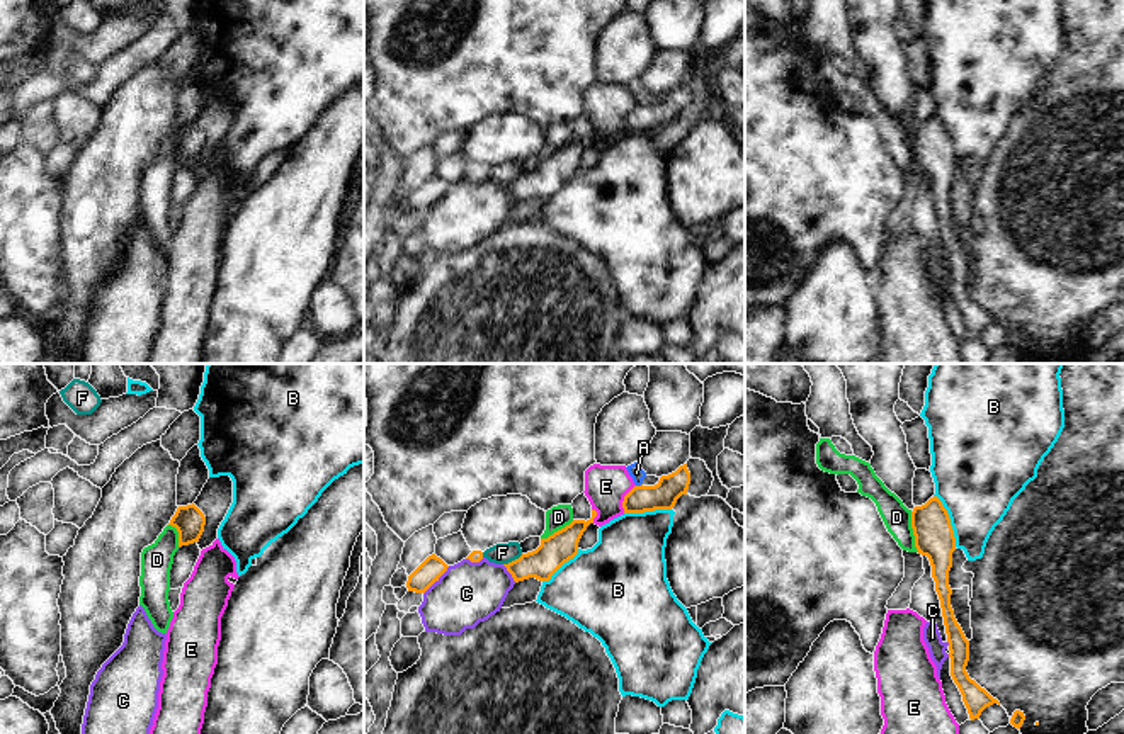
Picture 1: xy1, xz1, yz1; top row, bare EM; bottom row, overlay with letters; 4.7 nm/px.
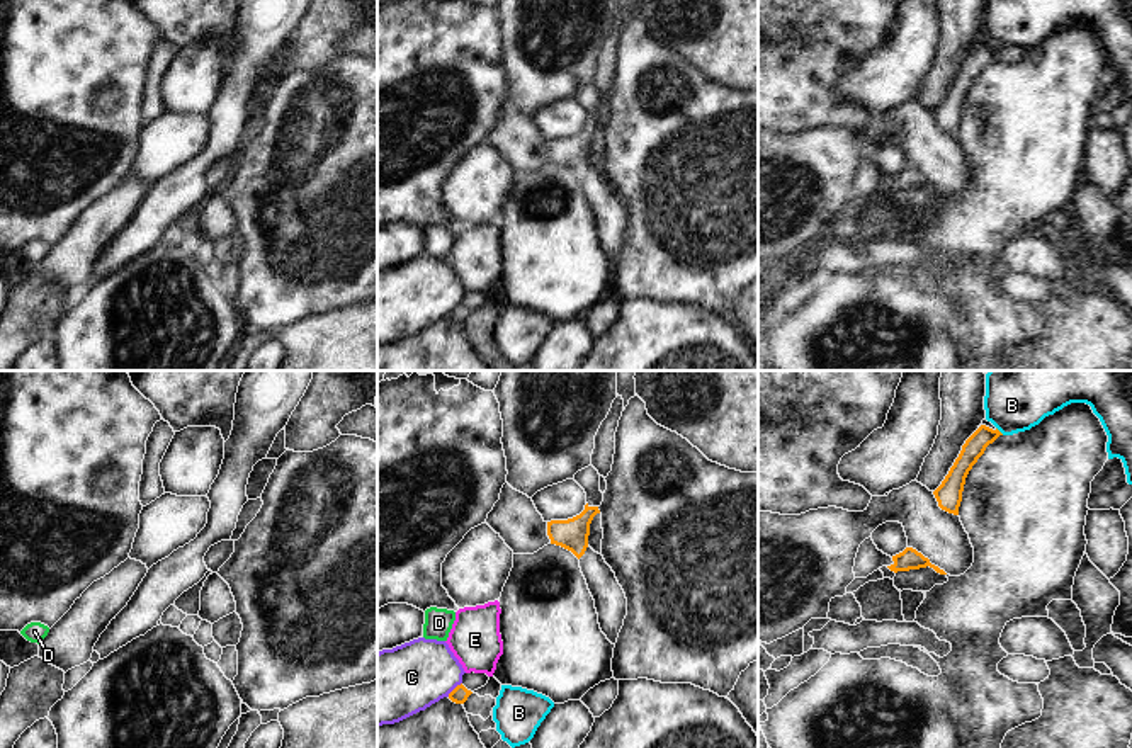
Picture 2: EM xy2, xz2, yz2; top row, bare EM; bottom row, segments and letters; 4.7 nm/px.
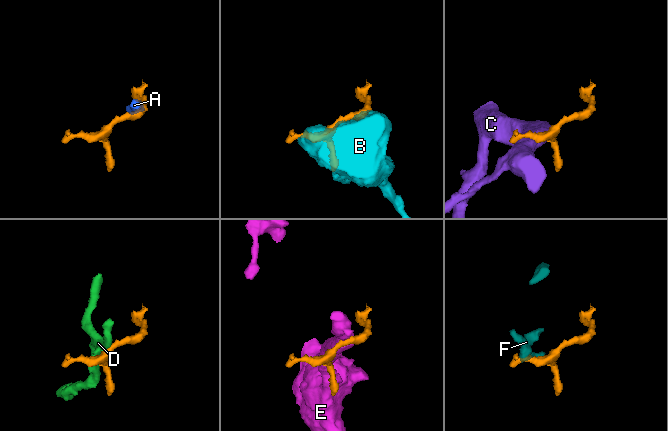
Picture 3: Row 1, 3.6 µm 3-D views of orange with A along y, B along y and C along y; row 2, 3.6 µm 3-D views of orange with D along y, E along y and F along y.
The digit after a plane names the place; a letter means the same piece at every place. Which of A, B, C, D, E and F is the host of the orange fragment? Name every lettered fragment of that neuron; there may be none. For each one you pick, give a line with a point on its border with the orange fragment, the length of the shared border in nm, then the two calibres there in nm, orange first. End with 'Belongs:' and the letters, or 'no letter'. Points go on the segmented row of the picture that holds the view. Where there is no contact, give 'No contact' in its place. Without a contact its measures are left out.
Belongs: no letter.

